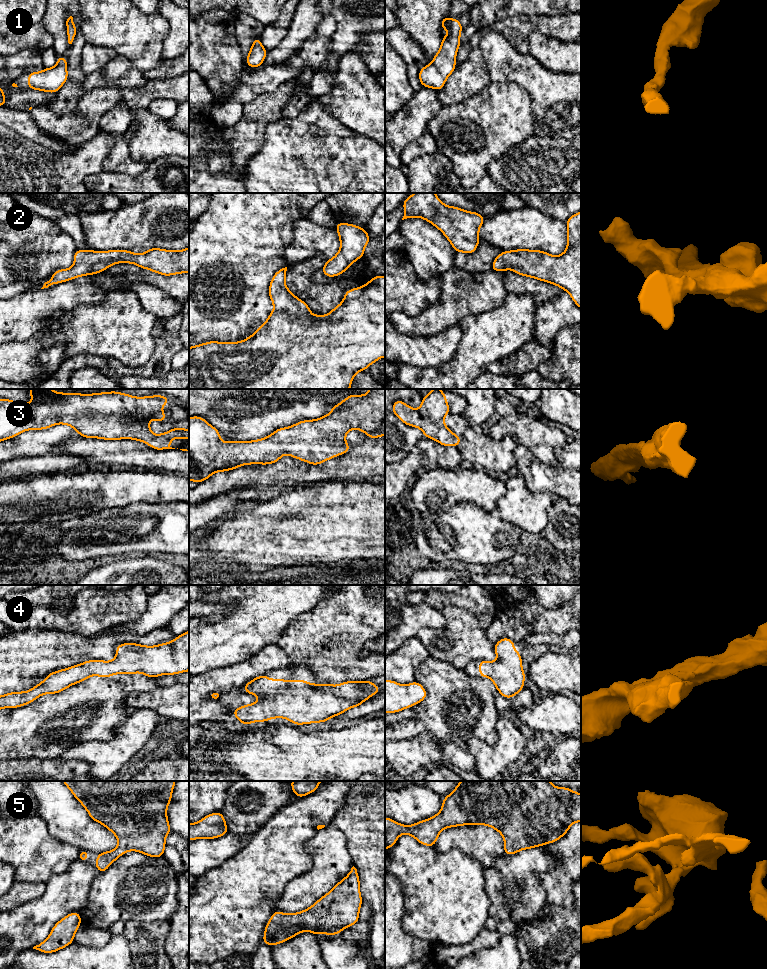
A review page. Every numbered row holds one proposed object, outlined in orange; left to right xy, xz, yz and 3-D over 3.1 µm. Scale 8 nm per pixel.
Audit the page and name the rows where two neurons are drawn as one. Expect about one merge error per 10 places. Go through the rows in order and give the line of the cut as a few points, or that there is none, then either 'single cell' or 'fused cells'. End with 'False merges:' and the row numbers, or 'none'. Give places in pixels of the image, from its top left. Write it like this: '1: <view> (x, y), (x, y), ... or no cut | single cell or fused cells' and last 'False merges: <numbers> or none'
1: no cut | single cell
2: no cut | single cell
3: no cut | single cell
4: no cut | single cell
5: no cut | single cell
False merges: none

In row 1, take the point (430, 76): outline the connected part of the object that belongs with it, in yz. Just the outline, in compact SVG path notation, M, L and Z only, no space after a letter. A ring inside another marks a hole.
M446 15L441 20L441 47L433 61L419 70L419 80L423 87L437 91L444 87L446 79L453 73L457 64L455 58L461 45L460 33L463 29L458 18L450 20Z

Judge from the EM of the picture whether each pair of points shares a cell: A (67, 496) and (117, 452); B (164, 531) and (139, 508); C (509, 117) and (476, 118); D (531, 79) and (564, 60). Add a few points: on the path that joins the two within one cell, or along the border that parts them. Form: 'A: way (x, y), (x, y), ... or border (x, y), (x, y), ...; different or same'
A: border (91, 465), (101, 468); different
B: way (155, 532), (153, 533), (142, 522), (142, 517); same
C: way (501, 117), (484, 118); same
D: border (529, 54), (550, 70), (570, 73); different

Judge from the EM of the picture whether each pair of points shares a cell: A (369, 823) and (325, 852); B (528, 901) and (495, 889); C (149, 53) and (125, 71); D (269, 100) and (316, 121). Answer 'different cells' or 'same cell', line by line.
A: different cells
B: same cell
C: different cells
D: different cells

